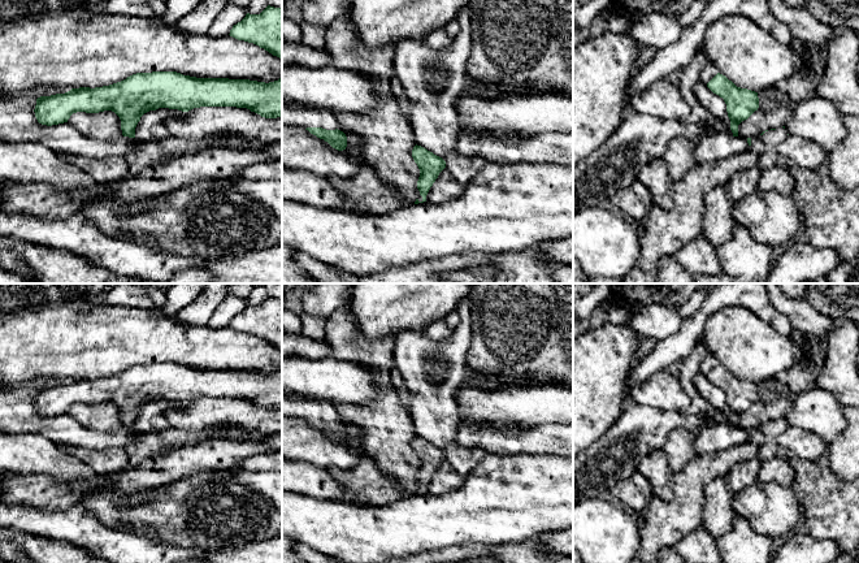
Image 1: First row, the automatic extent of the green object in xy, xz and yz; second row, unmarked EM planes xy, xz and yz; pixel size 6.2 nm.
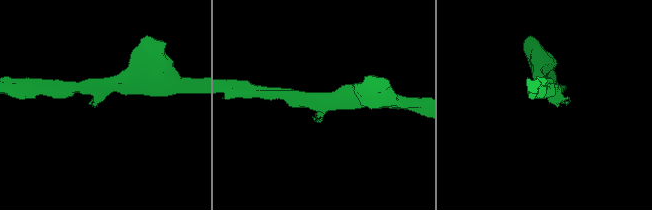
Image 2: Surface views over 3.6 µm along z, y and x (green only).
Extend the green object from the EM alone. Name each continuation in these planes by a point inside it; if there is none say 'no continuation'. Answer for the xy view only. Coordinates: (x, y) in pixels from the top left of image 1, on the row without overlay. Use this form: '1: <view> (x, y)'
no continuation

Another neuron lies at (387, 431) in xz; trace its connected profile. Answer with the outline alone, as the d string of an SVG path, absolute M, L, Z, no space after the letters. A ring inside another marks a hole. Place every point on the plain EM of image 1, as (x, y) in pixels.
M351 300L326 319L325 339L339 360L359 361L379 373L378 384L385 393L376 400L359 406L340 407L340 416L360 426L365 456L392 477L403 497L415 495L420 488L420 460L412 449L416 437L409 408L389 385L395 337L370 341L356 326Z

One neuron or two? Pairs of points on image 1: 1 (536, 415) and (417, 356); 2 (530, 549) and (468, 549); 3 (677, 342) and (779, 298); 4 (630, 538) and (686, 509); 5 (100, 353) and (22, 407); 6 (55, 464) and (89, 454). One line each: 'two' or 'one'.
1: two
2: one
3: two
4: two
5: two
6: two

